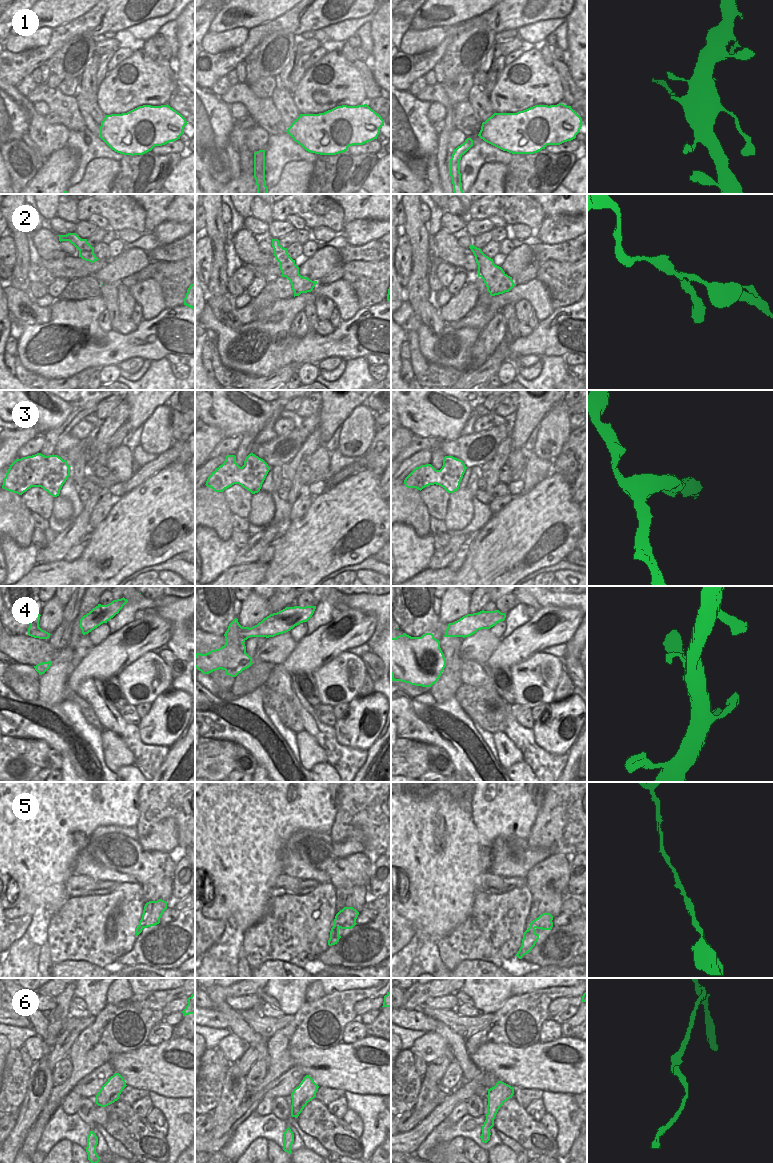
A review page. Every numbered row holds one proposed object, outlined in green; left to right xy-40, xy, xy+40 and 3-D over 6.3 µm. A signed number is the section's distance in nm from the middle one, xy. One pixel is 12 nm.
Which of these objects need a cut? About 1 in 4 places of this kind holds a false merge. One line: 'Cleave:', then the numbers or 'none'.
Cleave: 1, 6.

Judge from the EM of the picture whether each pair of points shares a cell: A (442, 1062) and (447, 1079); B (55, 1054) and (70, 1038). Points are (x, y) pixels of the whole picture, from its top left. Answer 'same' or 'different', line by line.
A: different
B: same

